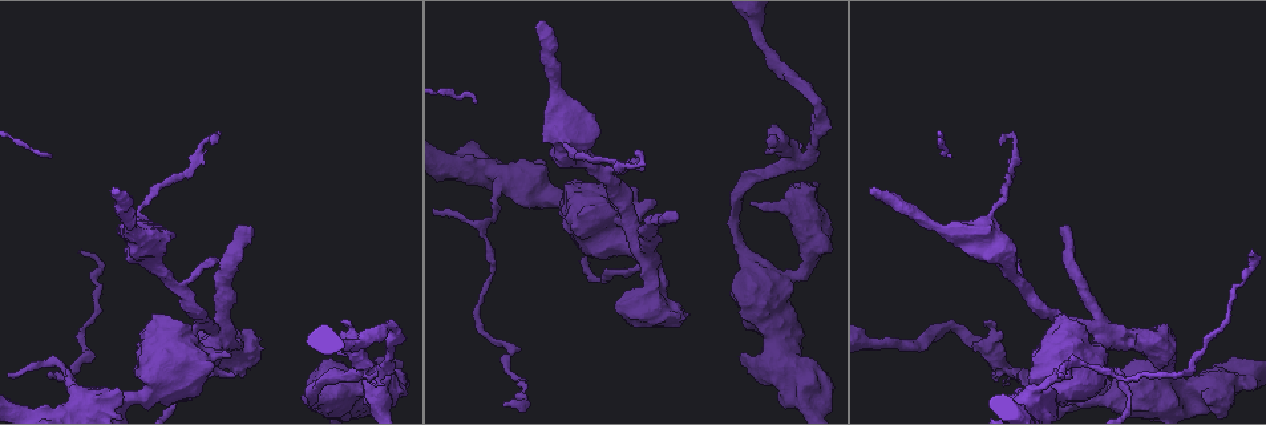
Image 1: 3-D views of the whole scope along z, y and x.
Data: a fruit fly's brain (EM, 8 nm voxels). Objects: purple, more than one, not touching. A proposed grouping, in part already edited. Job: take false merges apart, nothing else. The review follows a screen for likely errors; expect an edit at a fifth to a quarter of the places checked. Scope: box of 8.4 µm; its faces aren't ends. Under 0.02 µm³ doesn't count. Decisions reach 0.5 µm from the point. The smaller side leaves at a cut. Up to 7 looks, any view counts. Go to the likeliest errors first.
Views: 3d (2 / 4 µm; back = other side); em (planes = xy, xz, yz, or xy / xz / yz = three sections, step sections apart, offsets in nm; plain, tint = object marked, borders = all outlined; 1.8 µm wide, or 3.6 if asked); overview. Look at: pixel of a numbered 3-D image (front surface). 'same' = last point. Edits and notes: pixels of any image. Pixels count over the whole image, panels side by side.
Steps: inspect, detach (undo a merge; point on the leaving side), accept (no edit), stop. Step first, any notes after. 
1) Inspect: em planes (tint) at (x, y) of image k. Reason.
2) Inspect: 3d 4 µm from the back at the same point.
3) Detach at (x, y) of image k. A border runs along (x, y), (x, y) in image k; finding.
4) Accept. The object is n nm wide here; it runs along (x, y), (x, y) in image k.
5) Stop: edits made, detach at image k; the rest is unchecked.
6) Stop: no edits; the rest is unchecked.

Inspect: 3d 4 µm at (782, 283) of image 1. Calibre changes.

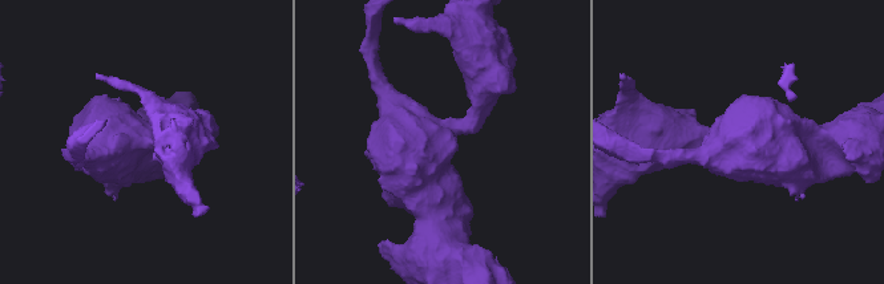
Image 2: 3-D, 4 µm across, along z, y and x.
Inspect: em 3.6 µm planes (tint) at (145, 139) of image 2.

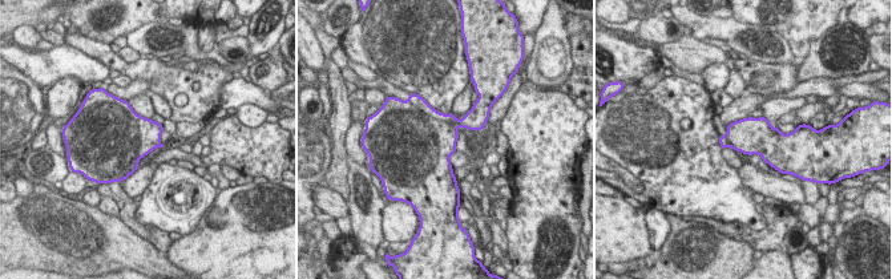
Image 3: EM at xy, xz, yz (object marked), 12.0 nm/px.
Detach at (422, 104) of image 3. A second cell is stuck on.

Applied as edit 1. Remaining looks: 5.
Inspect: 3d 4 µm from the back at (821, 107) of image 1. Abrupt turn.

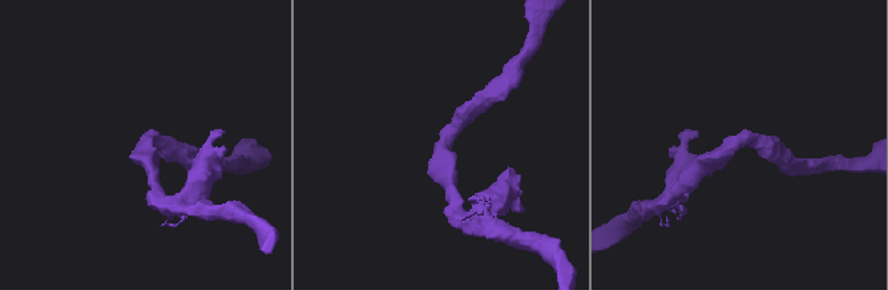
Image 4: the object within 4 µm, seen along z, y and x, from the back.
Inspect: em xz step 16 (tint) at (741, 137) of image 4. The arms are 190, 260 nm wide.

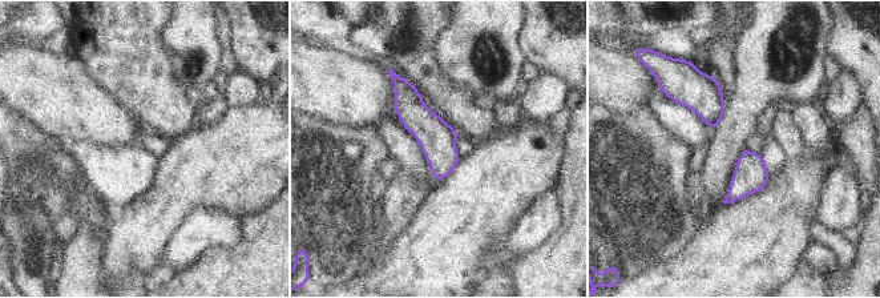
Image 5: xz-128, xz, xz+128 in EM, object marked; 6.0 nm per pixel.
Inspect: em planes (tint) at the same point. Another direction.

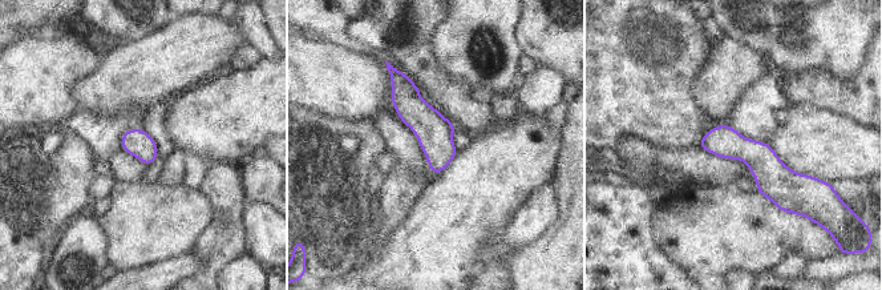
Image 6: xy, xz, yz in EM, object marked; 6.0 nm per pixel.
Accept. It runs along (703, 143), (801, 184) in image 6; all the same cell.

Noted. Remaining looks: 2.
Inspect: 3d 4 µm at (649, 294) of image 1.

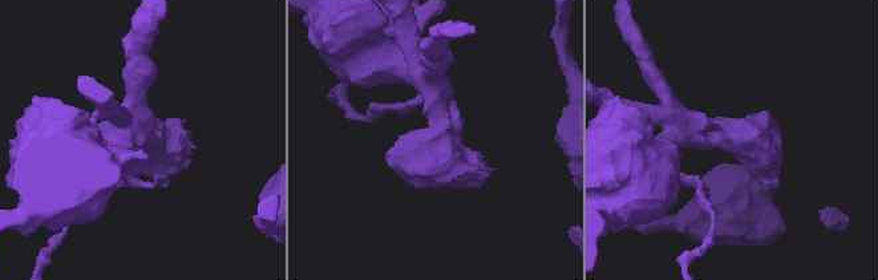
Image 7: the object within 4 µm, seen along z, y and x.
Inspect: em 3.6 µm planes (tint) at (436, 137) of image 7.

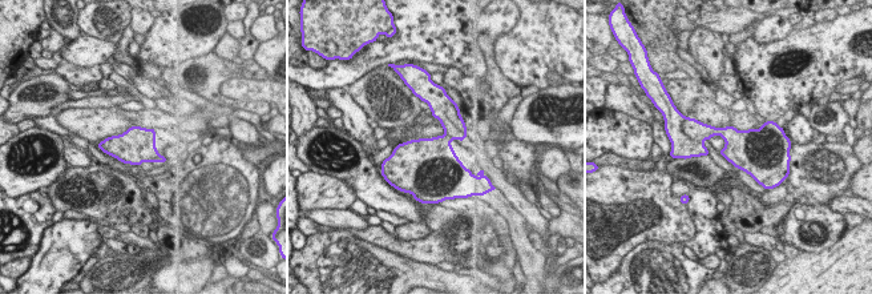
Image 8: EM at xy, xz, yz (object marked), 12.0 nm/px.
Detach at (694, 129) of image 8. The object is 440 nm wide here; a border runs along (689, 137), (702, 143) in image 8; a second cell is stuck on.

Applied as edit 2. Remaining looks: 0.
Stop: edits made, detach at image 3, detach at image 8; the rest is unchecked.

